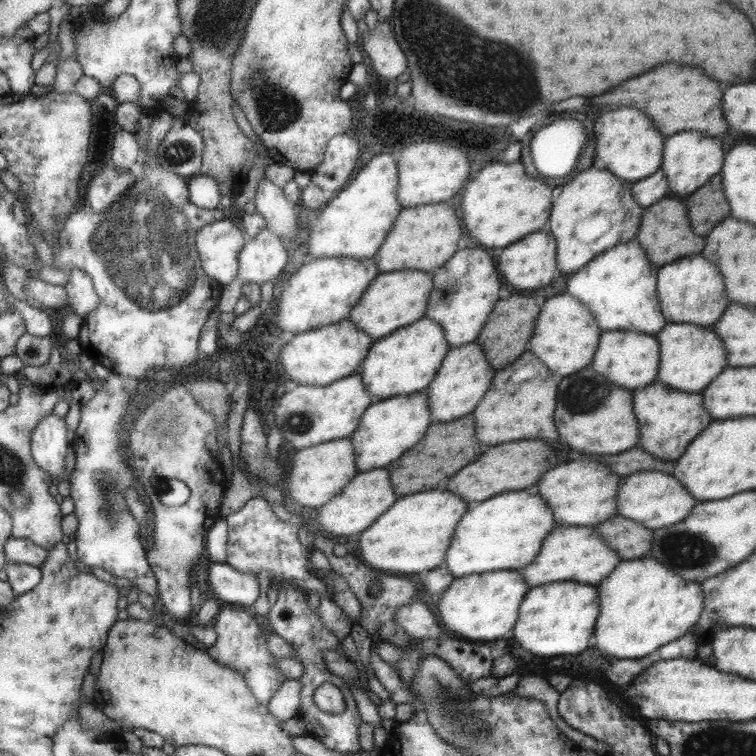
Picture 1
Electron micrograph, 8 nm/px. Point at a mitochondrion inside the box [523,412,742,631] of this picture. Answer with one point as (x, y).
(681, 550)

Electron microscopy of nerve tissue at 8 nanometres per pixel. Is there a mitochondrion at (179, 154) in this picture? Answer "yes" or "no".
yes

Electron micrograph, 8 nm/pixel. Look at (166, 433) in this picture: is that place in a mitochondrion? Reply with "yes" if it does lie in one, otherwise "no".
yes

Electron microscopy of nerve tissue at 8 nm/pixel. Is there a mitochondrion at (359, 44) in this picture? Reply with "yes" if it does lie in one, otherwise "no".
no

